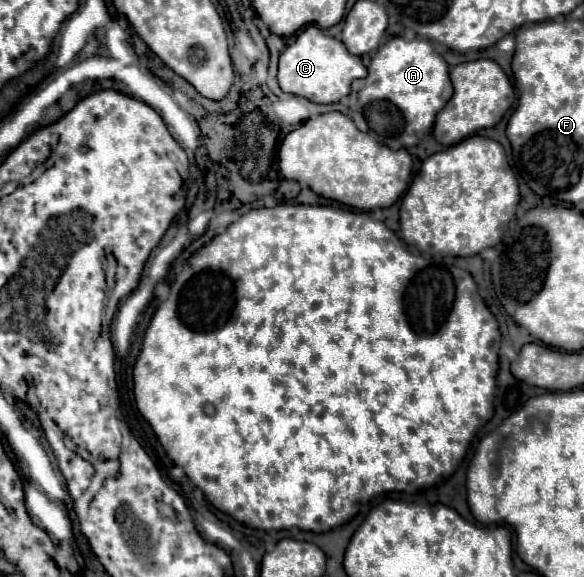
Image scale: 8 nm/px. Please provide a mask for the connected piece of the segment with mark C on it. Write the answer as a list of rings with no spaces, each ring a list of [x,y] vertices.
[[[310,25],[286,51],[280,55],[278,63],[278,83],[284,93],[292,93],[298,97],[306,97],[312,103],[336,103],[350,93],[350,85],[354,79],[364,77],[366,67],[360,57],[350,55],[342,41],[324,35],[318,27]]]

